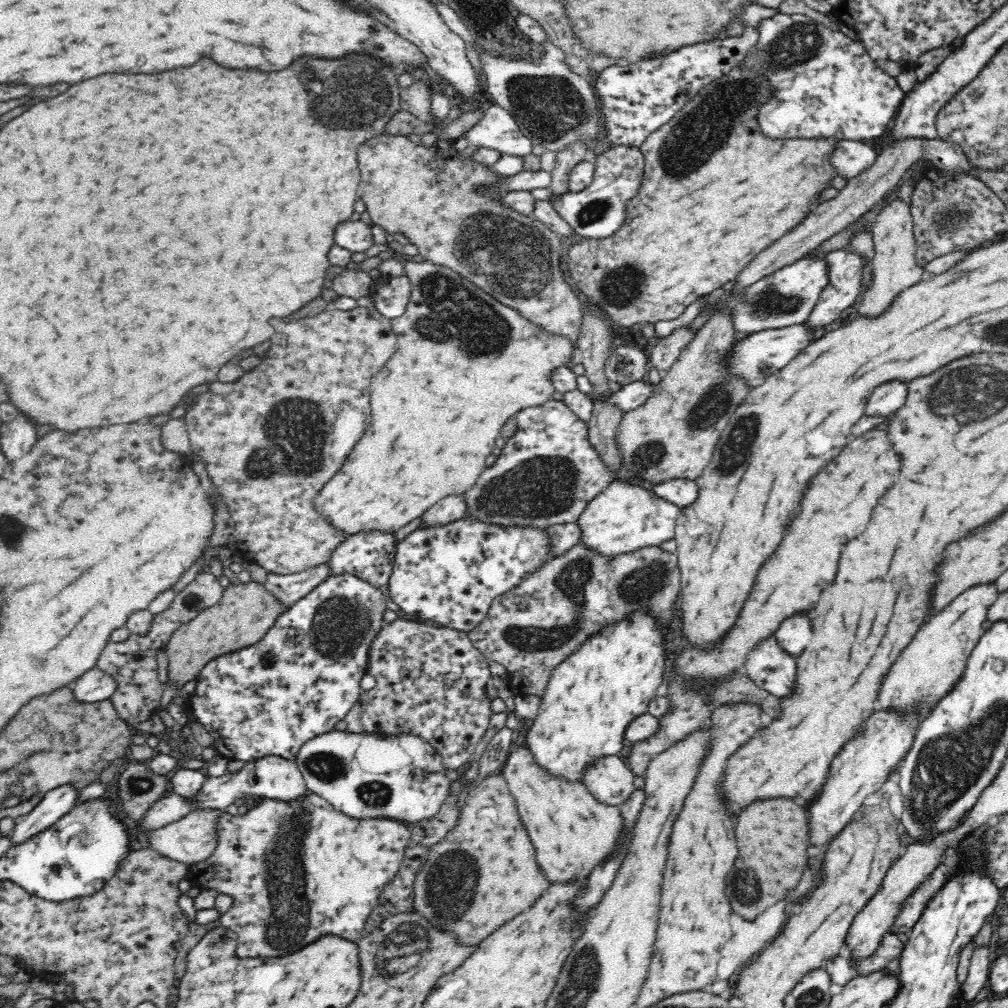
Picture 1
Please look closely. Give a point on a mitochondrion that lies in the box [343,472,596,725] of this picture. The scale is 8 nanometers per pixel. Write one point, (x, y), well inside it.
(573, 580)

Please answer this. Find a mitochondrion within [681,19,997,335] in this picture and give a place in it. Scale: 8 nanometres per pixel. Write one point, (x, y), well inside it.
(958, 215)

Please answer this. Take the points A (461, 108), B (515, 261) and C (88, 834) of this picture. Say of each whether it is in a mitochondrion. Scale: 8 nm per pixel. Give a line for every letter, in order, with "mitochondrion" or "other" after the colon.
A: other
B: mitochondrion
C: mitochondrion

